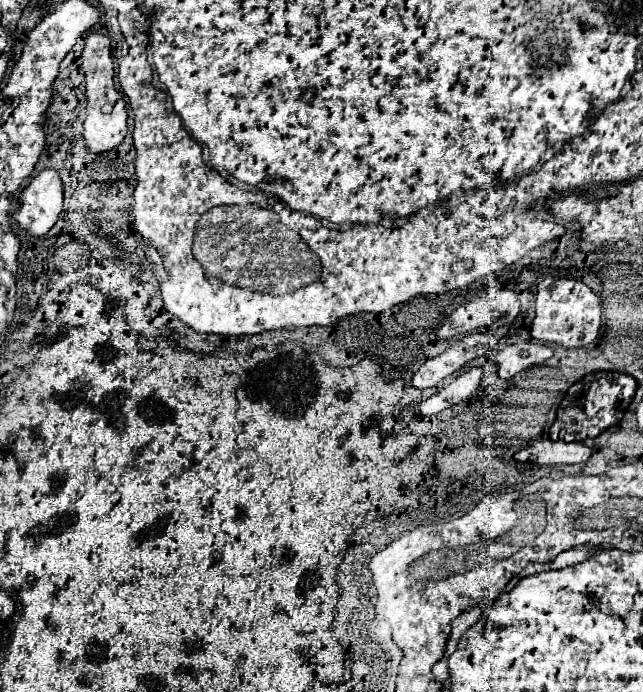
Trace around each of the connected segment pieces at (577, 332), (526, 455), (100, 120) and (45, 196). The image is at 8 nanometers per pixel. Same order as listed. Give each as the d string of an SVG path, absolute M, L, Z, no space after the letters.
M548 276L538 284L536 318L530 326L530 336L542 344L560 344L564 348L580 348L594 342L600 334L602 310L600 298L580 280Z
M542 440L530 448L524 448L514 454L520 462L536 462L536 464L578 464L586 462L592 456L592 450L582 442L554 442Z
M90 32L86 36L86 46L82 50L82 70L86 76L86 120L84 120L84 140L90 154L104 154L122 144L128 130L128 112L122 94L114 86L114 66L110 54L110 40L104 34Z
M44 170L22 190L20 208L14 212L14 220L26 234L42 238L56 224L60 212L62 180L56 170Z

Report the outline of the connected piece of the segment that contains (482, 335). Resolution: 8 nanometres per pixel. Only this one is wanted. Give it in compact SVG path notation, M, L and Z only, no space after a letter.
M472 332L452 344L444 354L428 360L412 378L412 384L420 390L438 386L444 378L458 372L462 366L466 366L470 360L484 356L492 350L490 338L486 332Z

